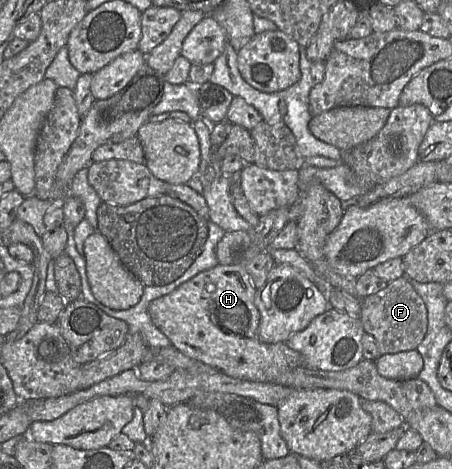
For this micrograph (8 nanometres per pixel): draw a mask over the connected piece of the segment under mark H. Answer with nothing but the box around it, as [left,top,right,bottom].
[148,207,304,383]

